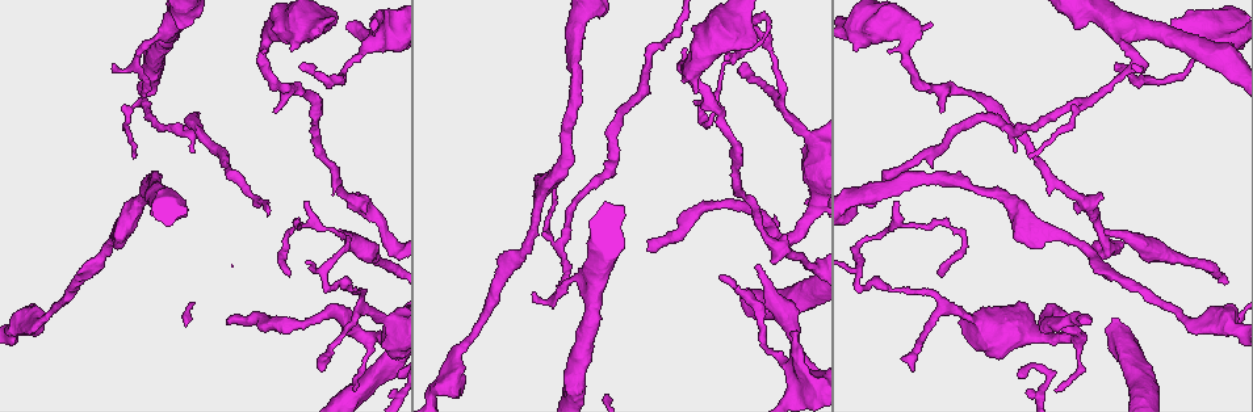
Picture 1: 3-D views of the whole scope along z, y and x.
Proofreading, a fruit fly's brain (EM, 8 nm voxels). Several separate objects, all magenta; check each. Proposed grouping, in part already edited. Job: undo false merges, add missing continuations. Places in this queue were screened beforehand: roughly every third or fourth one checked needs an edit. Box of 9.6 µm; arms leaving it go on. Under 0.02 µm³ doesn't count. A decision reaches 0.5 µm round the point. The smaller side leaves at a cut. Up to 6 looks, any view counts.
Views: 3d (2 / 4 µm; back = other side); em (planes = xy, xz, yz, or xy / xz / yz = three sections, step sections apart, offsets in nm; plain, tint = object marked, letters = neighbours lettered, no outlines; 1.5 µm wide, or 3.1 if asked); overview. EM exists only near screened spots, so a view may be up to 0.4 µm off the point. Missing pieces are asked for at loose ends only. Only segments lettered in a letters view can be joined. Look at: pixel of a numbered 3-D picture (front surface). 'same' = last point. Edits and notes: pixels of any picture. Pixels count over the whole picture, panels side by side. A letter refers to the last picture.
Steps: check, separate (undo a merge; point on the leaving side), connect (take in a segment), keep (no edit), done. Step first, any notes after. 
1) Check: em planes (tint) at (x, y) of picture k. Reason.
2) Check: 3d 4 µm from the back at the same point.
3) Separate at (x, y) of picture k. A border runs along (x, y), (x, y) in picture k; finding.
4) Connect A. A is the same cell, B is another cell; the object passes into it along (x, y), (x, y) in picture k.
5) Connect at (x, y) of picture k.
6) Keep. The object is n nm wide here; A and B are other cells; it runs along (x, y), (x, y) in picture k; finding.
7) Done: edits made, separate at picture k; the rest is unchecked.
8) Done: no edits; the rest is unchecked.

Check: 3d 2 µm at (369, 26) of picture 1.

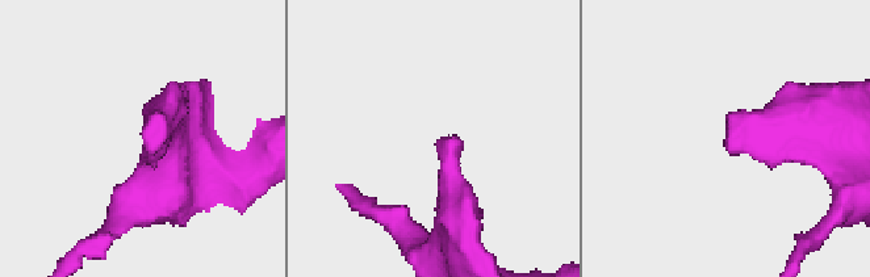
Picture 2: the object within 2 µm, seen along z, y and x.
Check: em yz step 8 (tint) at (448, 134) of picture 2. Shape alone is not enough.

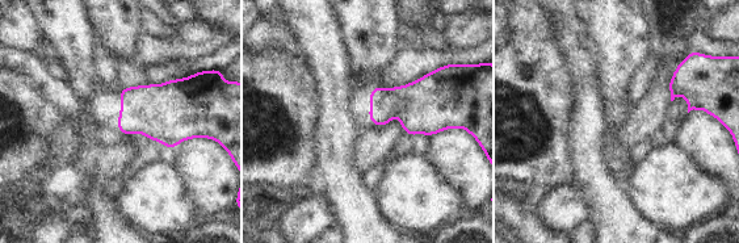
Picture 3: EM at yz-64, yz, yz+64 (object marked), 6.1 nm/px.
Check: em planes (letters) at the same point. Cut it another way.

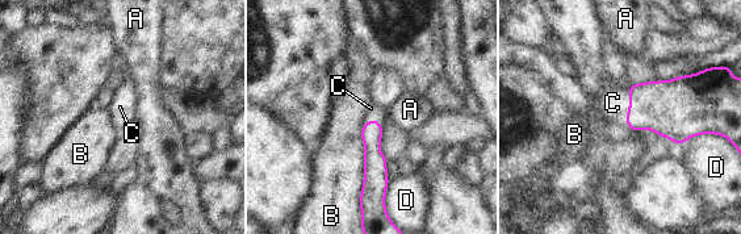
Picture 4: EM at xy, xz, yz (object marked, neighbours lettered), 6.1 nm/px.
Connect C. C is the same cell, A, B and D are other cells; the object passes into it along (670, 109), (629, 105), (612, 103) in picture 4; it goes on there.

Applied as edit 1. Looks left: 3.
Check: overview.

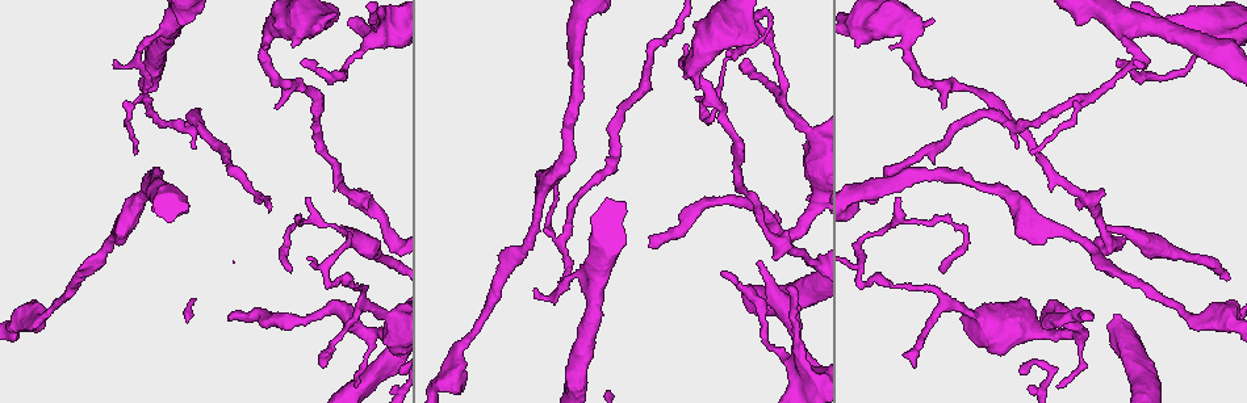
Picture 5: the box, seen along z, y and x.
Check: em planes (tint) at (228, 316) of picture 5. Branch stops here.

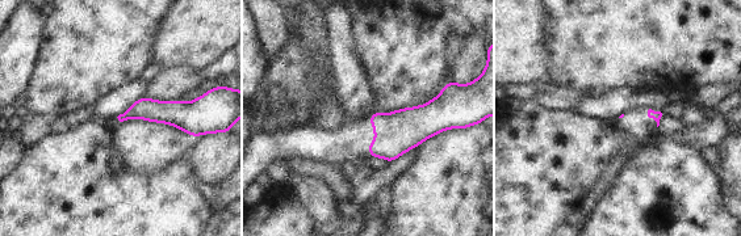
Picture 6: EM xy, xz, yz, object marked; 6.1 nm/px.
Check: em planes (letters) at the same point. See the neighbours.

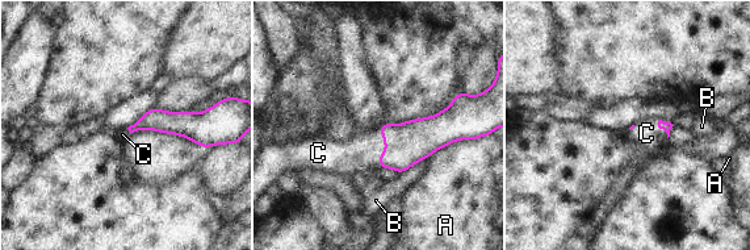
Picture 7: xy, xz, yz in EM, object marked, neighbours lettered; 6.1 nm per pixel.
Connect C. C is the same cell, A and B are other cells; the object passes into it along (406, 144), (386, 149), (360, 151) in picture 7; the neuron continues.

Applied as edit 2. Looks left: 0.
Done: edits made, connect at picture 4, connect at picture 7; the rest is unchecked.

